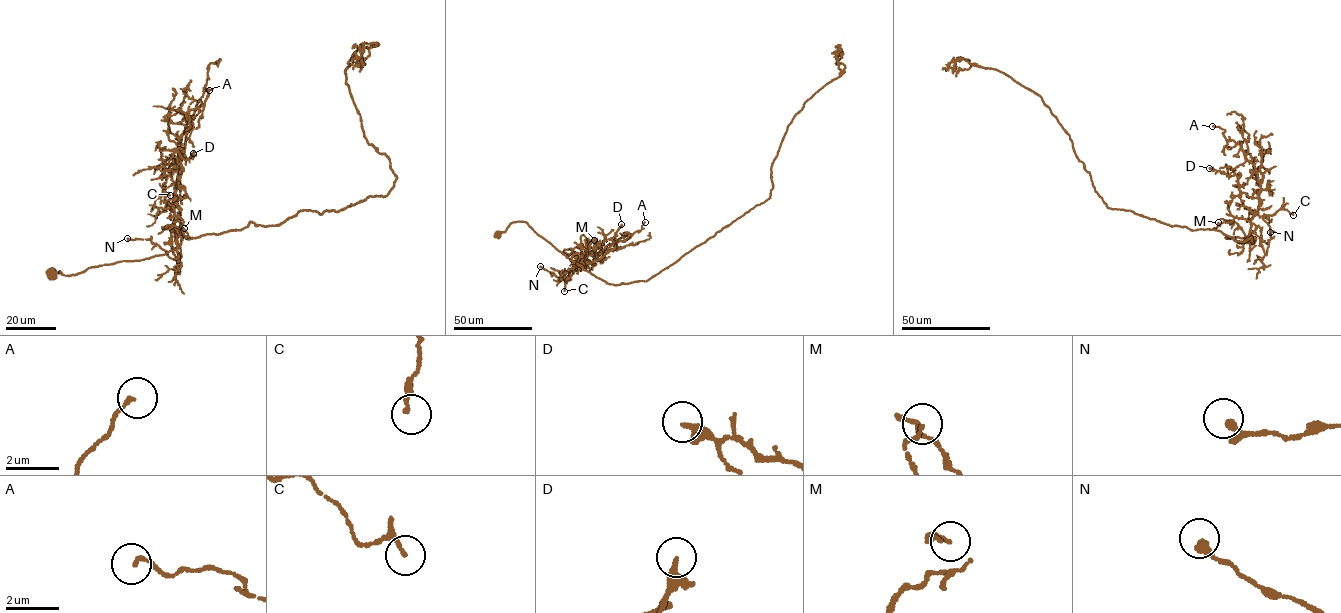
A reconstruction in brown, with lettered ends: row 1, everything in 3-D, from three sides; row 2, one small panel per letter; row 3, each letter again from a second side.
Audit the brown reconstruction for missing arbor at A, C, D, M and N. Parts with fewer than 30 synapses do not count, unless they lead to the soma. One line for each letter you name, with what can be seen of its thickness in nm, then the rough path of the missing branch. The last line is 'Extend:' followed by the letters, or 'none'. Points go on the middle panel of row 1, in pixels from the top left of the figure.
Extend: none

